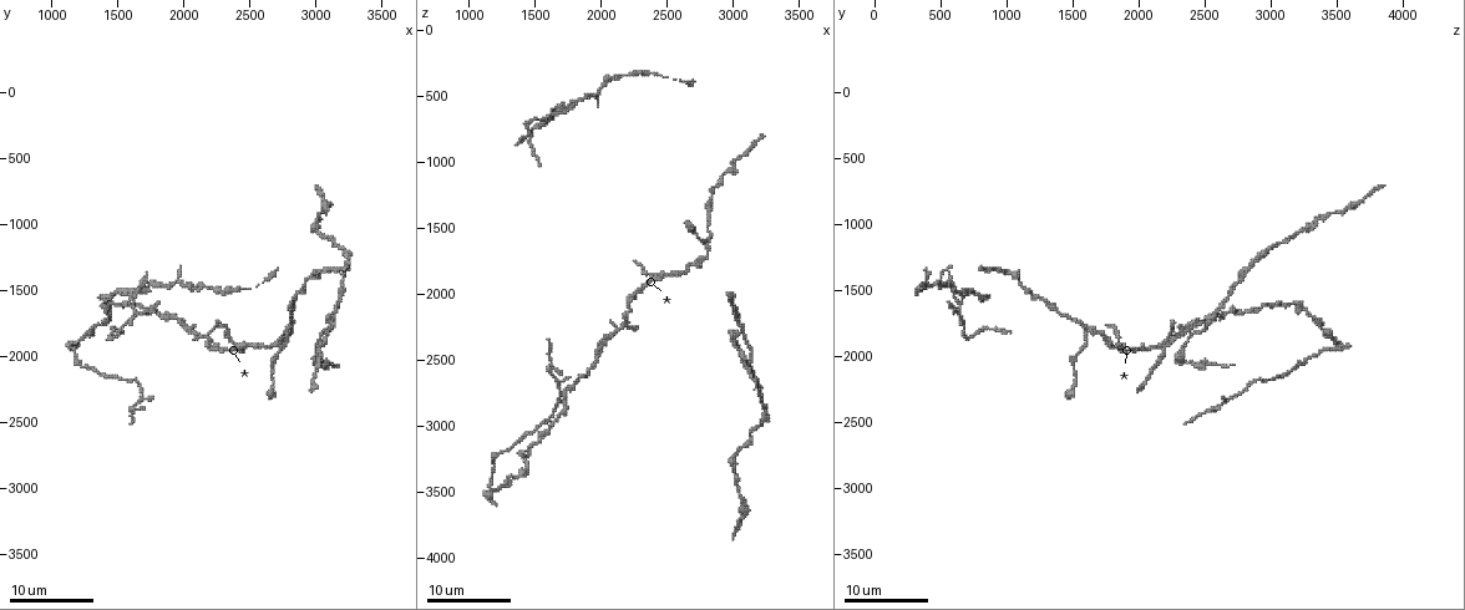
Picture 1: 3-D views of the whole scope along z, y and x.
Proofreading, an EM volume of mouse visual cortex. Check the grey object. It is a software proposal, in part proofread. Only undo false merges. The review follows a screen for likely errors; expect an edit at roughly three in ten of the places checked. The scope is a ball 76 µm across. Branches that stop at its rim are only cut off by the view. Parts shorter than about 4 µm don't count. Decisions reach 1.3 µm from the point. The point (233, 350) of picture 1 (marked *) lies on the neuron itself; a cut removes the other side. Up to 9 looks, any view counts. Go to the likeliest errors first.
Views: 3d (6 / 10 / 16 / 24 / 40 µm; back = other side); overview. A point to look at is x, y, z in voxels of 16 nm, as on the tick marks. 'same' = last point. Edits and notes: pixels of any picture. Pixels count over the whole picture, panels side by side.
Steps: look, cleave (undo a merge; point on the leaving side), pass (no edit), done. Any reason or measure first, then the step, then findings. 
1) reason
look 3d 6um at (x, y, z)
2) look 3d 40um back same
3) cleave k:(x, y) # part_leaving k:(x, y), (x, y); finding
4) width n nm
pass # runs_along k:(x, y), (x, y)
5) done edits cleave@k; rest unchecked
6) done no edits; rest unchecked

sharp bend
look 3d 16um at (1140, 1900, 3500)

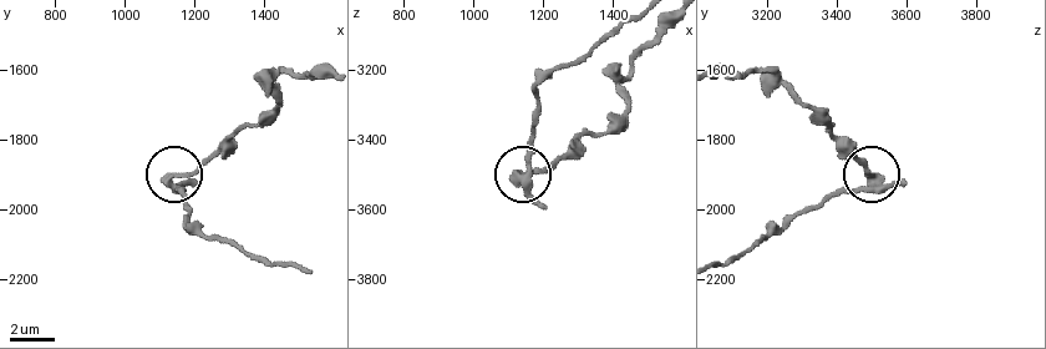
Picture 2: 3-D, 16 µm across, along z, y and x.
closer look
look 3d 10um at (1140, 1930, 3500)

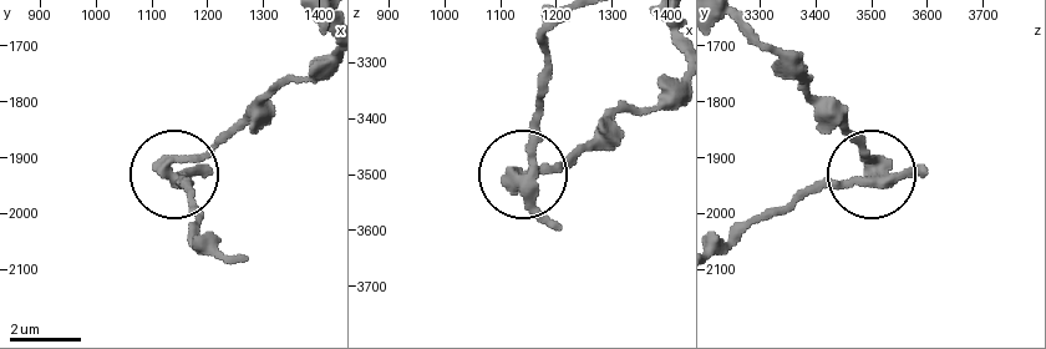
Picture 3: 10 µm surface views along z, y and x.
arms 3
pass # all the same neuron

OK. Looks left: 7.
arms part here
look 3d 16um at (2760, 1800, 1600)

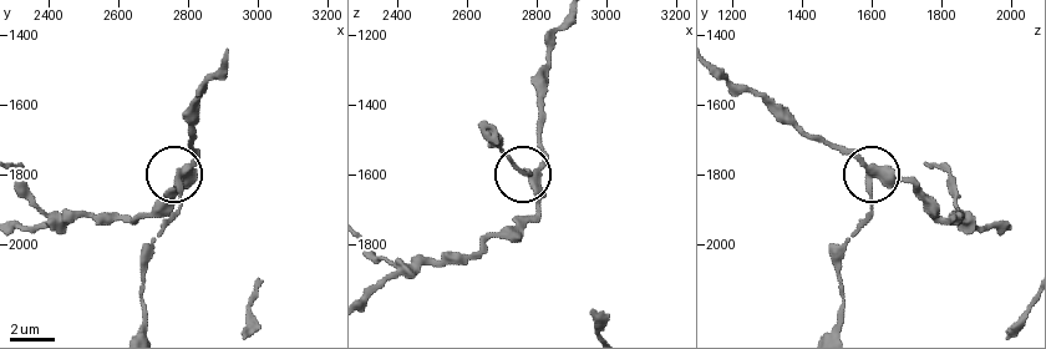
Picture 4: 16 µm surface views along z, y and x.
zoom in
look 3d 6um at (2770, 1790, 1600)

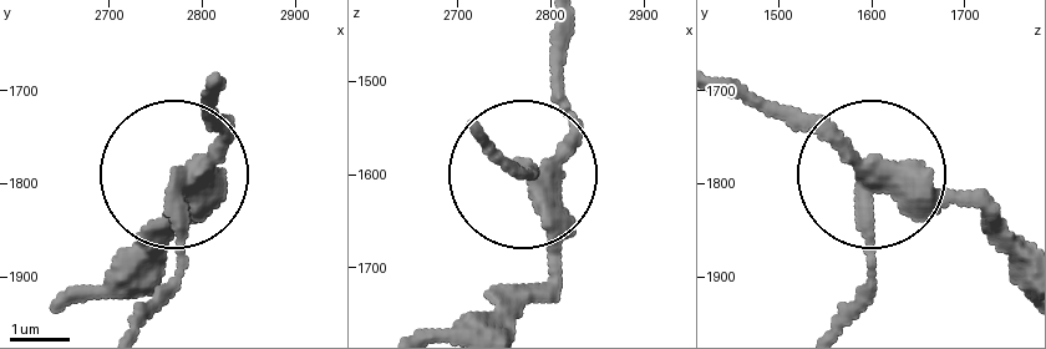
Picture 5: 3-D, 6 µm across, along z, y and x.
arms 3
cleave 5:(172, 281) # two neurons meet here

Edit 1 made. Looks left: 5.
look 3d 24um at (1680, 2340, 2640)

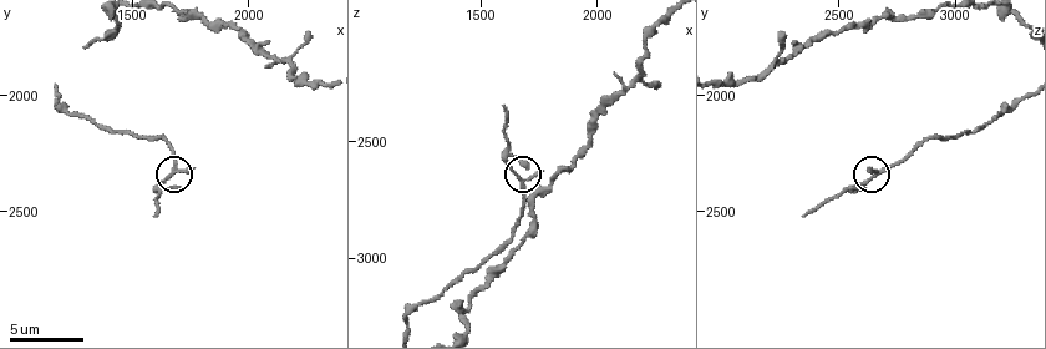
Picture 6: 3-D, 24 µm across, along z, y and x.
closer look
look 3d 6um at (1670, 2360, 2650)

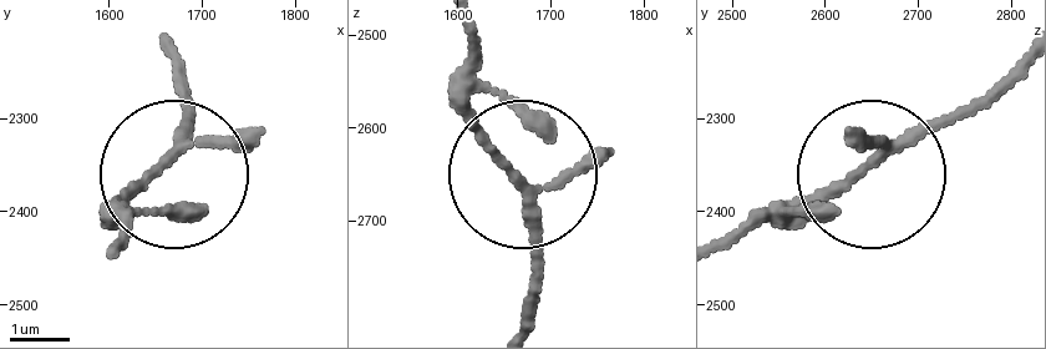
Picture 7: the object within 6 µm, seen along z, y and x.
pass # runs_along 7:(167, 51), (187, 141), (132, 195), (117, 239); continuous, no second neuron

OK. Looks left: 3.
narrows sharply
look 3d 16um at (1420, 1720, 3320)

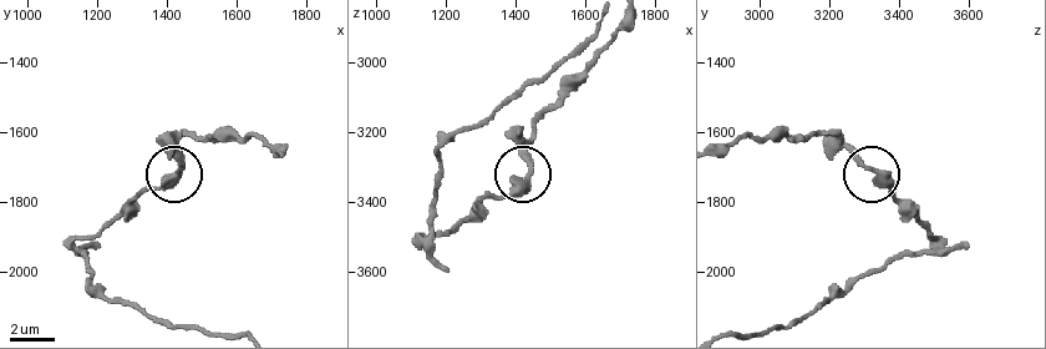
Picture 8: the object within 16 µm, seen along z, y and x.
zoom in
look 3d 10um at (1430, 1710, 3310)

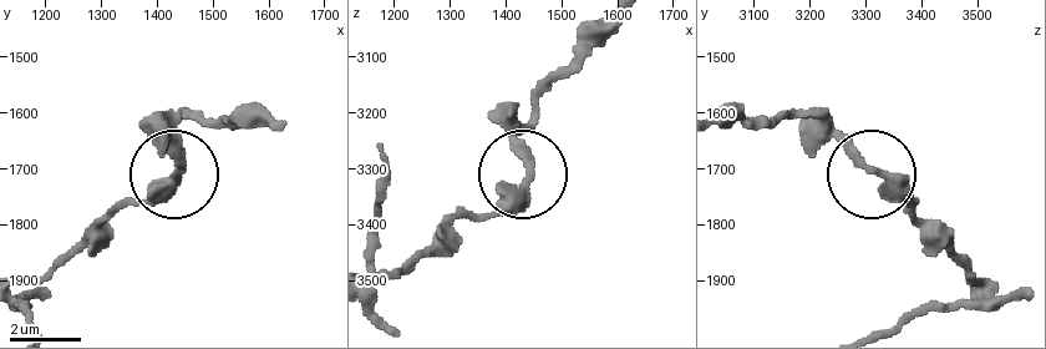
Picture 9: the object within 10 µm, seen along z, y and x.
pass # one neuron here

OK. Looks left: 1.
done edits cleave@5; rest unchecked

